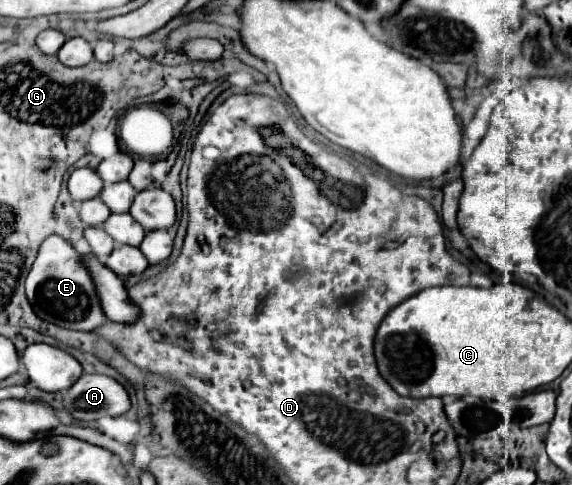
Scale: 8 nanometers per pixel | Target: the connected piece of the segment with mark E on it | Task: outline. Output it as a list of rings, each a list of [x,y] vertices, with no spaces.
[[[51,235],[47,237],[41,247],[39,255],[27,275],[27,299],[39,315],[39,319],[65,327],[65,329],[77,329],[77,331],[93,331],[95,327],[105,323],[105,313],[99,305],[93,281],[83,265],[83,255],[77,253],[69,241],[63,237]]]

